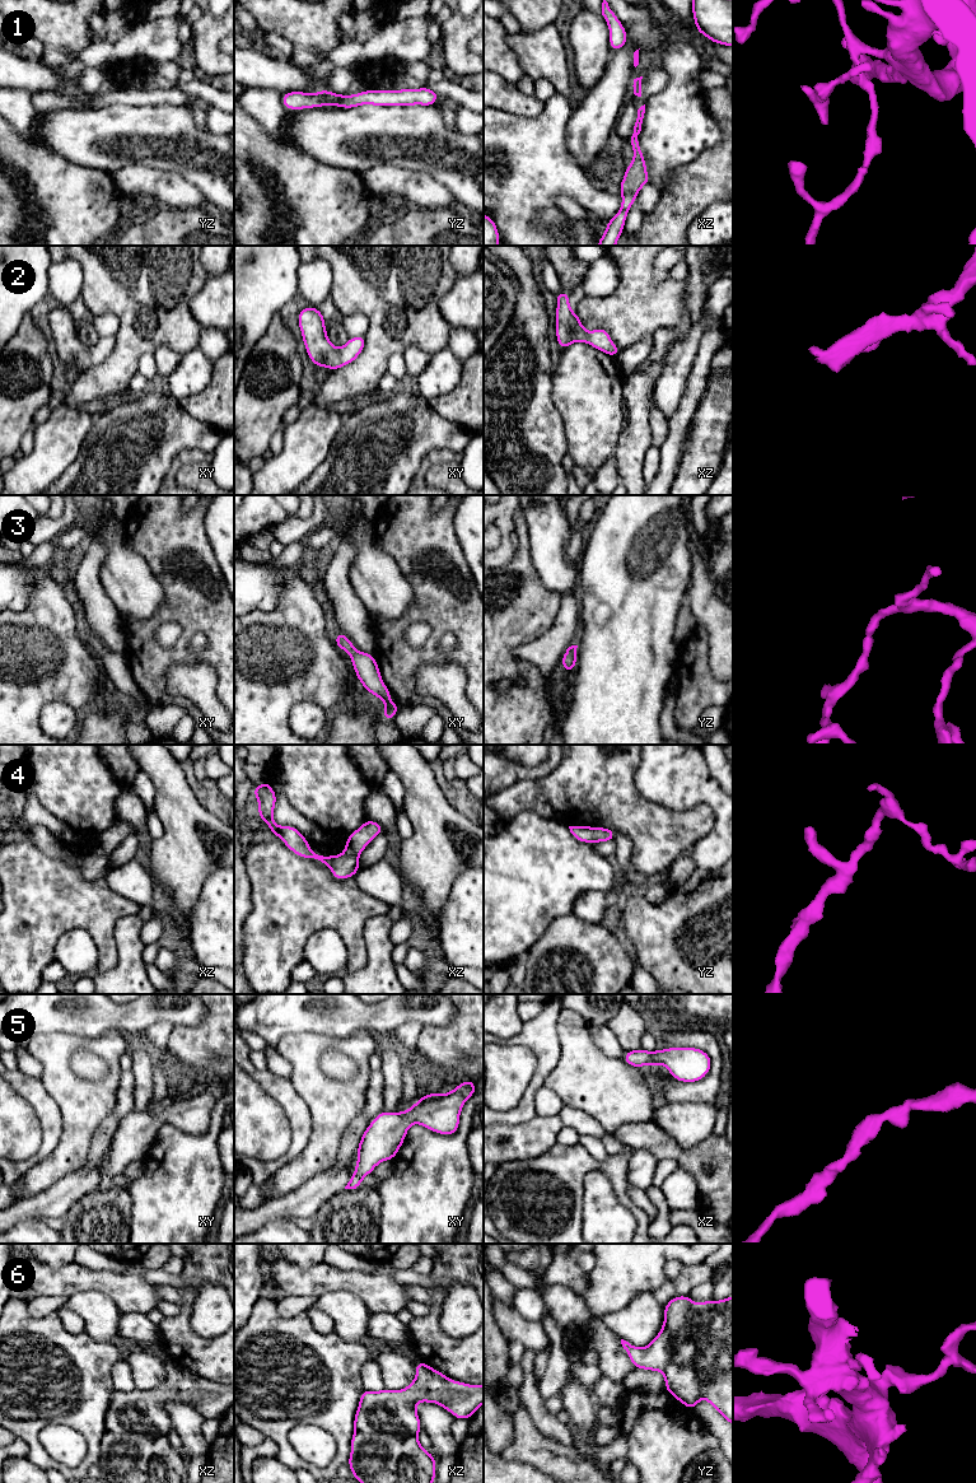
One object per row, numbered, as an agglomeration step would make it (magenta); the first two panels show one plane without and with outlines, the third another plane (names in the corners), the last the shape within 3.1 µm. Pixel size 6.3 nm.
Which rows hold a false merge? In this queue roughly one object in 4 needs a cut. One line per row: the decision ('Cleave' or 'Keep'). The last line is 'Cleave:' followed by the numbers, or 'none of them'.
1: Keep
2: Keep
3: Keep
4: Keep
5: Keep
6: Keep
Cleave: none of them

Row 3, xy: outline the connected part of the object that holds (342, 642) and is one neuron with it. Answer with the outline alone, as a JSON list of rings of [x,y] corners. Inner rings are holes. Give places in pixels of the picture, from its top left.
[[[337,631],[335,643],[340,649],[344,649],[351,657],[351,662],[360,684],[370,694],[383,700],[383,718],[387,722],[391,722],[392,718],[396,715],[400,705],[389,700],[391,691],[384,685],[380,677],[379,667],[374,656],[364,652],[358,652],[350,639],[340,631]]]

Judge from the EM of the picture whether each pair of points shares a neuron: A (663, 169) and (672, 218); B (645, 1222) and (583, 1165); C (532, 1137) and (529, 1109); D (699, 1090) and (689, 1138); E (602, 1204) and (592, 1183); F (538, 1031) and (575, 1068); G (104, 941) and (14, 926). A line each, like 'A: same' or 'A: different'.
A: different
B: same
C: different
D: different
E: same
F: different
G: same

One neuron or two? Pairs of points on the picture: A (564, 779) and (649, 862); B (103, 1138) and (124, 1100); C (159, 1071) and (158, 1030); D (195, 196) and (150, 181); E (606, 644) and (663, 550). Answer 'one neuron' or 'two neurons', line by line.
A: one neuron
B: one neuron
C: one neuron
D: one neuron
E: one neuron

